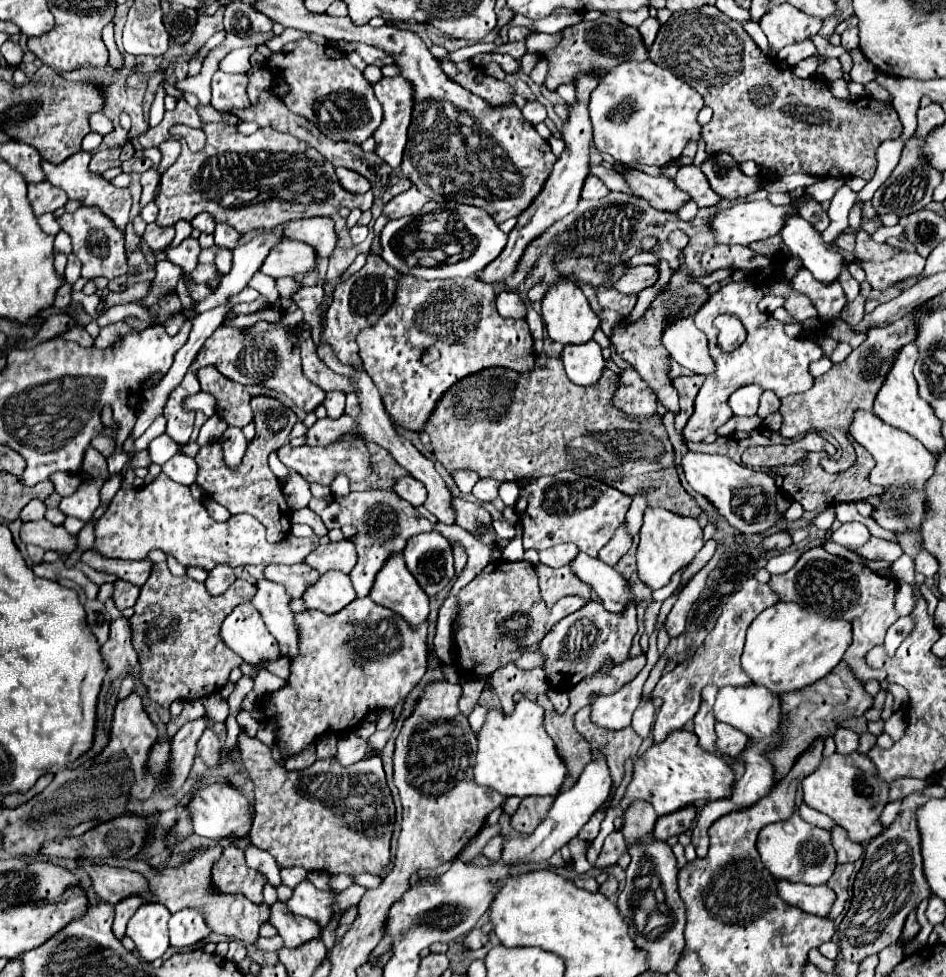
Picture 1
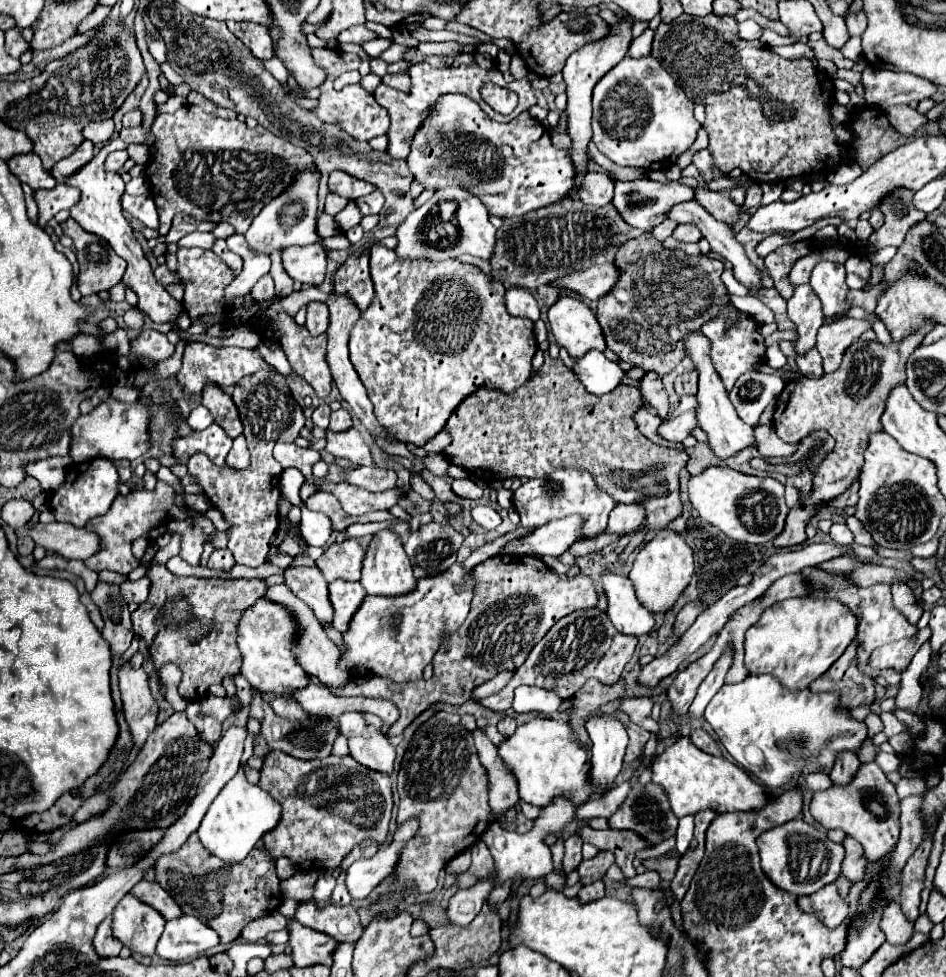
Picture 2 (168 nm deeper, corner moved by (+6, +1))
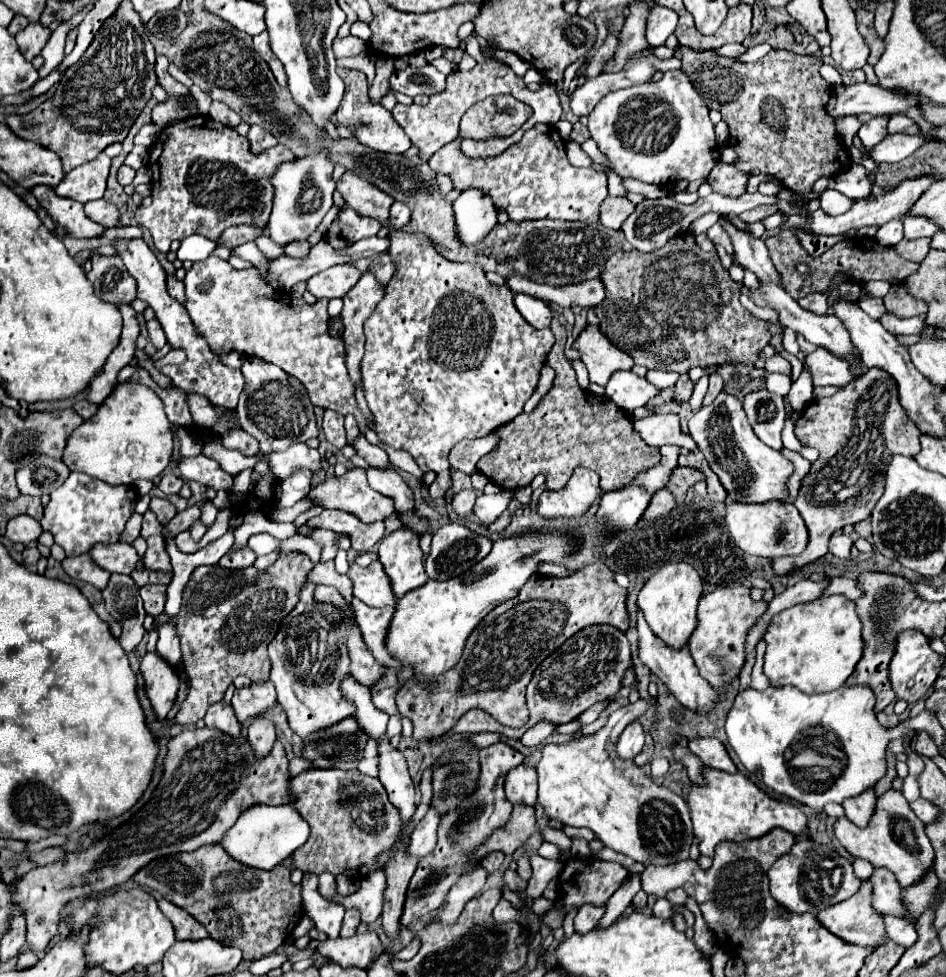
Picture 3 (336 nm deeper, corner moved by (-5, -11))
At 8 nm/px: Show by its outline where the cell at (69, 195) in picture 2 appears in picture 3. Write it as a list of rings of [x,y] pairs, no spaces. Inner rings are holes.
[[[103,198],[87,202],[85,204],[85,212],[87,212],[87,216],[93,222],[97,222],[97,224],[101,224],[105,228],[117,228],[119,226],[121,214],[119,214],[117,206],[111,204],[111,202],[107,202],[107,200],[103,200]]]

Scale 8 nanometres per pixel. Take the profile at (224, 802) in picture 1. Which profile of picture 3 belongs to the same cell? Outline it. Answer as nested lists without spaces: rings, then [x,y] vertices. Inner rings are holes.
[[[251,806],[245,810],[235,826],[227,832],[221,846],[229,852],[231,858],[239,860],[245,866],[259,870],[273,870],[283,864],[297,848],[301,848],[309,838],[309,824],[293,806]]]

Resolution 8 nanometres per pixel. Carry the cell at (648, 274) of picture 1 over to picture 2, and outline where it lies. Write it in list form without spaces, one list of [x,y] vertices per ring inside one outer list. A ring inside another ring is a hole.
[[[604,264],[604,266],[596,266],[596,268],[588,268],[588,270],[564,276],[556,284],[576,290],[588,300],[598,300],[606,296],[618,280],[620,280],[620,268],[616,264]]]

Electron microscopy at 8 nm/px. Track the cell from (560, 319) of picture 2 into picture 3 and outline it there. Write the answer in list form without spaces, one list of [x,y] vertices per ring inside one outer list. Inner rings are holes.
[[[587,326],[573,346],[579,350],[581,360],[589,370],[591,382],[599,386],[607,386],[613,372],[633,368],[633,358],[627,352],[615,348],[597,326]]]

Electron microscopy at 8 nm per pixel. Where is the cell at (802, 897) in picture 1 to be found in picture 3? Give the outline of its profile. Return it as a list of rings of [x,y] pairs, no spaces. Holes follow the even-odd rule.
[[[863,882],[861,888],[853,894],[855,898],[847,898],[831,908],[825,908],[817,914],[817,920],[835,936],[839,936],[843,942],[857,944],[857,946],[881,946],[885,942],[885,926],[881,922],[881,914],[871,904],[873,886],[871,882]]]

